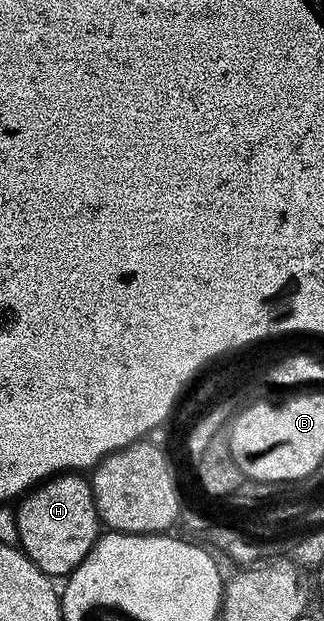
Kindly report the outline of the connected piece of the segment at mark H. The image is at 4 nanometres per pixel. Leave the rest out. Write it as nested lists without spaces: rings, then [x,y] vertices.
[[[57,476],[41,485],[31,496],[25,497],[23,502],[26,509],[32,510],[32,514],[22,518],[23,525],[27,527],[26,538],[32,541],[23,543],[24,553],[49,576],[71,574],[88,555],[98,537],[96,501],[92,498],[89,479],[84,476]]]

